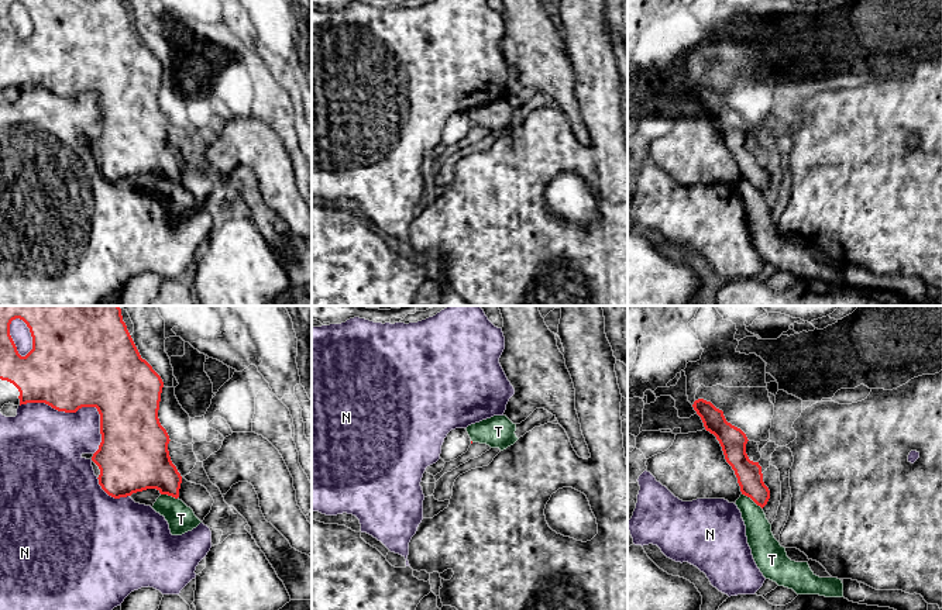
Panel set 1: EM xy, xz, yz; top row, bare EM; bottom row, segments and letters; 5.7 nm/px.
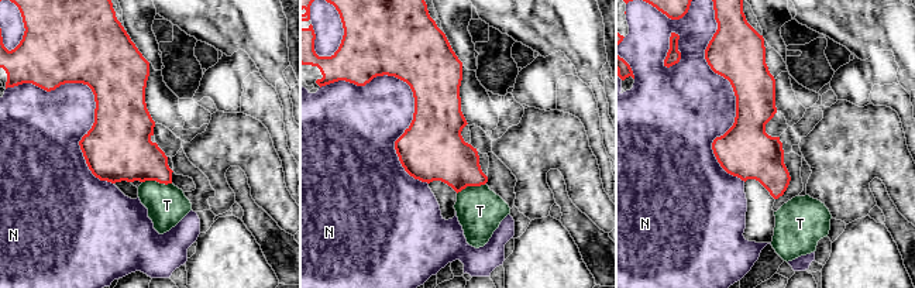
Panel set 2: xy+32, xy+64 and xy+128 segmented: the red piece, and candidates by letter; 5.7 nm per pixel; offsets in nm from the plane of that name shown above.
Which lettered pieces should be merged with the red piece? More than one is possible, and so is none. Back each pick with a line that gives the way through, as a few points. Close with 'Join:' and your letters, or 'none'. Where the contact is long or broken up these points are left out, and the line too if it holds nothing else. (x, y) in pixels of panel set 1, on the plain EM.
Join: none

